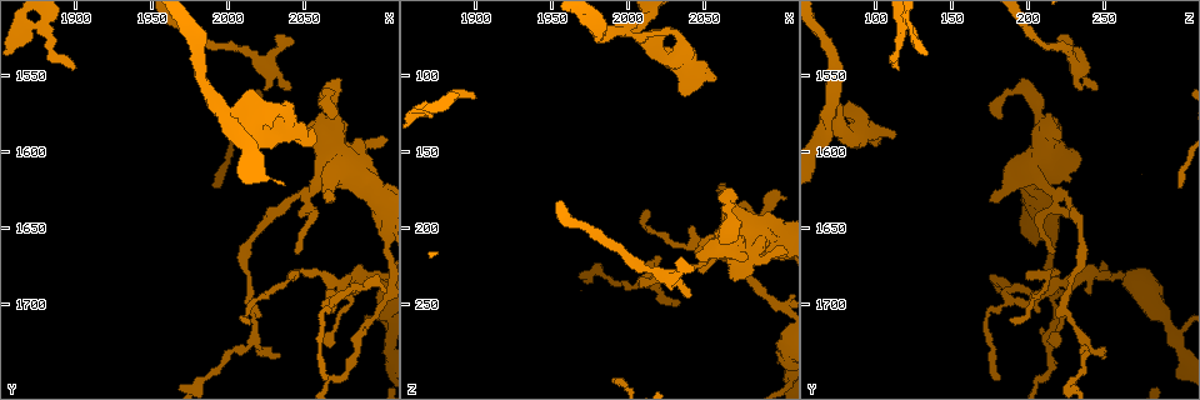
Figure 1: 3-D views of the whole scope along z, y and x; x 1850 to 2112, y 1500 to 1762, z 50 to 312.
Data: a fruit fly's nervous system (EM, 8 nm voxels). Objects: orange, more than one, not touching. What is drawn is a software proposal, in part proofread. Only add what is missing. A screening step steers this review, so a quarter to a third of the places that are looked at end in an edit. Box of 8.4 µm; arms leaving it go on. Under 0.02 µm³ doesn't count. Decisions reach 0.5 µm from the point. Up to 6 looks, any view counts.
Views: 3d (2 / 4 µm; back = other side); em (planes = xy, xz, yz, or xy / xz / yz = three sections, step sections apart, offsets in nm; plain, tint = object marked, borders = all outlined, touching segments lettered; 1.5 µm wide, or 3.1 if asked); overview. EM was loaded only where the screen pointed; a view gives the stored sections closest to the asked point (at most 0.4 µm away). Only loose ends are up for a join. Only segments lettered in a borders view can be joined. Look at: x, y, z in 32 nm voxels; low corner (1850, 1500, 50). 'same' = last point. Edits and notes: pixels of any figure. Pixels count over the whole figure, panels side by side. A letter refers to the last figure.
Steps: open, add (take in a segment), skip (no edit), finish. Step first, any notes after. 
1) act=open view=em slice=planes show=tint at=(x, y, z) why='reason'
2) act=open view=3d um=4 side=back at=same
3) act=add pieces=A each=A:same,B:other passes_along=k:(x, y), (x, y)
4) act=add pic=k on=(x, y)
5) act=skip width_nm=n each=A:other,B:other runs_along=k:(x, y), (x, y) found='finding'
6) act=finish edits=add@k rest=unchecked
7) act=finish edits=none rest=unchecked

act=open view=3d um=2 at=(2010, 1710, 188) why='free end'

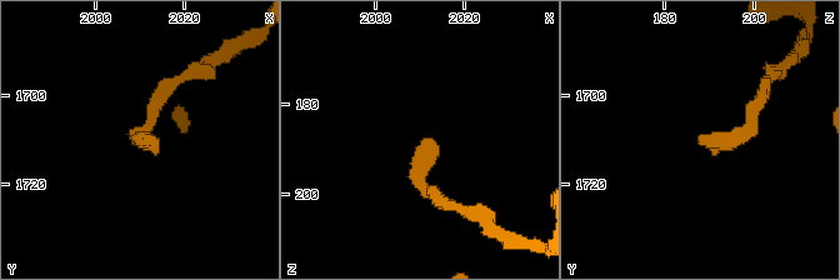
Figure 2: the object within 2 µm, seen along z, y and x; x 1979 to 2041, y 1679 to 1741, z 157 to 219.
act=open view=em slice=planes show=tint at=(2011, 1709, 187)

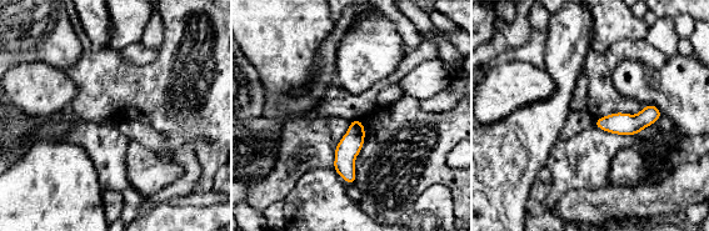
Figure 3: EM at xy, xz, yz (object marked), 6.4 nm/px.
act=open view=em slice=planes show=borders at=same

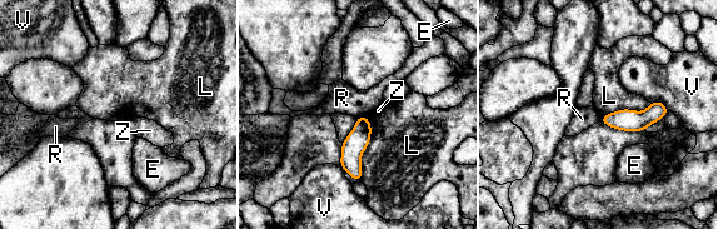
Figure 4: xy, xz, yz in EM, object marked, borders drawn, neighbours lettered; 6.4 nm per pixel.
act=skip width_nm=130 each=E:other,L:other,R:other,V:other,Z:other border=4:(358, 115), (365, 117) found='no lettered segment goes on from it'

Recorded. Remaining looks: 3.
act=open view=3d um=2 at=(2034, 1734, 250) why='thin end'

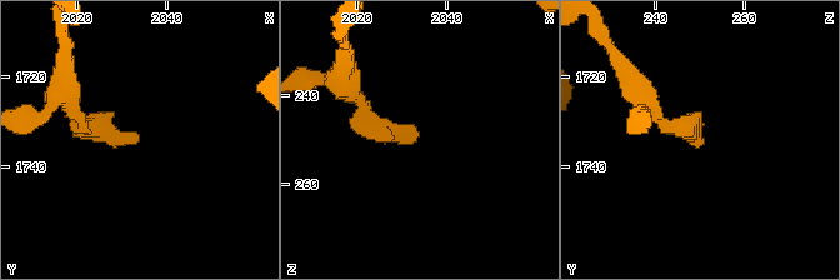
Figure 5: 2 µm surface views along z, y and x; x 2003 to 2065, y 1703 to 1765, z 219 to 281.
act=open view=em slice=planes show=borders at=(2034, 1735, 249)

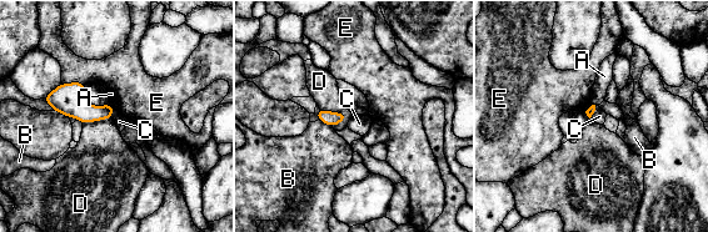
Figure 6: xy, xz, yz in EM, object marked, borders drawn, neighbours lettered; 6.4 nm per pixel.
act=skip each=A:other,B:other,C:other,D:other,E:other border=6:(114, 110), (110, 117) found='none of them fits'

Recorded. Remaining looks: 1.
act=open view=em slice=planes show=borders at=(1898, 1546, 114) why='branch stops here'

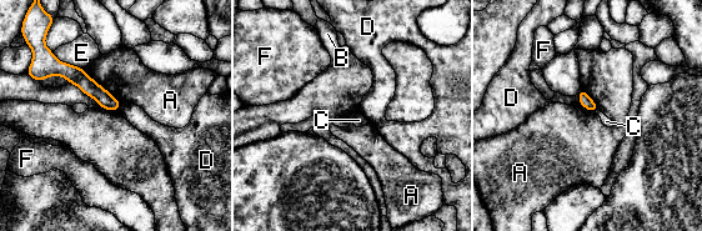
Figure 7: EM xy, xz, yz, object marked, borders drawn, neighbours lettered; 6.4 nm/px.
act=skip longest_contact=A:340nm each=A:other,B:other,C:other,D:other,E:other,F:other found='none of them fits'

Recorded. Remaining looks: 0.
act=finish edits=none rest=unchecked

